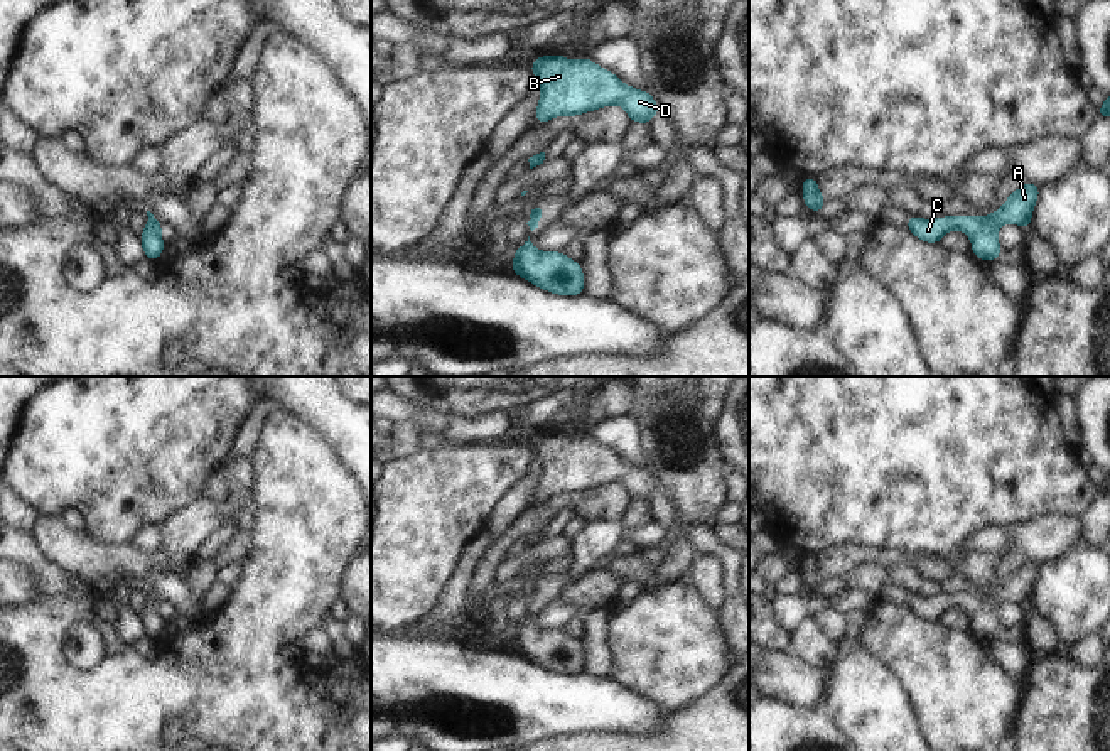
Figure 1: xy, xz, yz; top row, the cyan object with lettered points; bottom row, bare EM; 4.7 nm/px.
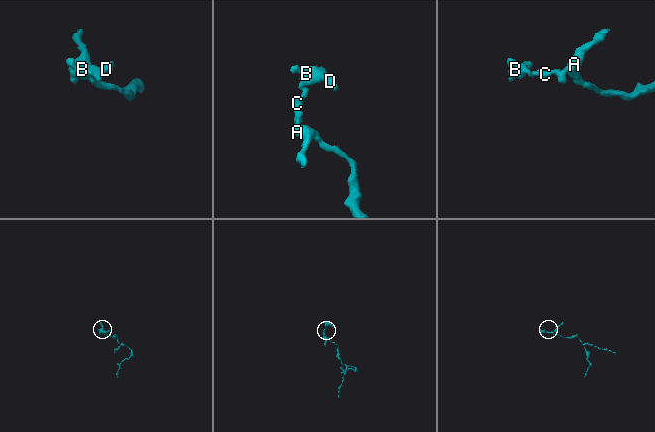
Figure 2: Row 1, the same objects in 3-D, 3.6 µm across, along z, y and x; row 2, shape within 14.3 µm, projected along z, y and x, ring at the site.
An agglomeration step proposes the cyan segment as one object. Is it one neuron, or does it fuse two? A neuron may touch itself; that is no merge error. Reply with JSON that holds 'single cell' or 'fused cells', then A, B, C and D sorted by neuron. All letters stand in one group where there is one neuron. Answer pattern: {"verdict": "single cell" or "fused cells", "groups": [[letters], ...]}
{"verdict": "single cell", "groups": [["A", "B", "C", "D"]]}

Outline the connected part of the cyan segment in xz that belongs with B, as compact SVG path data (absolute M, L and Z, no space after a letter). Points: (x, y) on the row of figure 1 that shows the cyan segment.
M562 54L538 56L530 69L540 88L535 110L538 125L555 116L577 116L611 105L622 106L631 122L648 127L651 118L661 113L649 91L624 84L587 54L580 61Z

